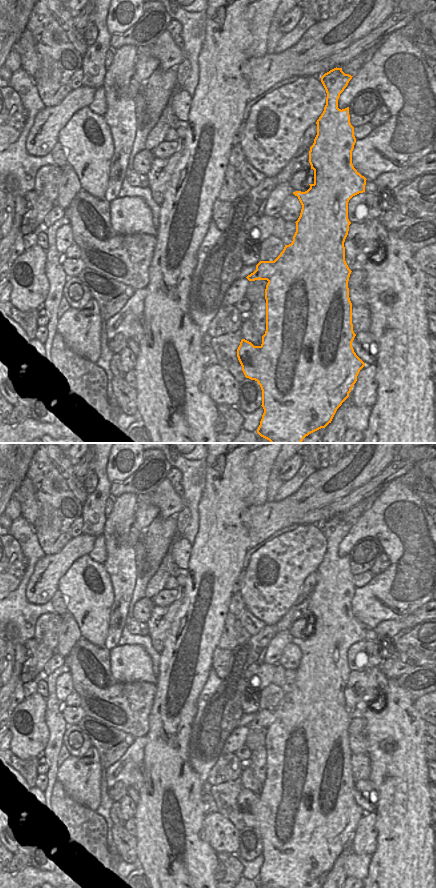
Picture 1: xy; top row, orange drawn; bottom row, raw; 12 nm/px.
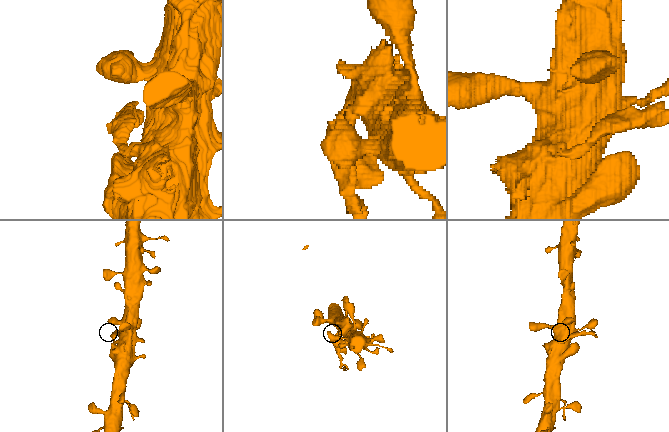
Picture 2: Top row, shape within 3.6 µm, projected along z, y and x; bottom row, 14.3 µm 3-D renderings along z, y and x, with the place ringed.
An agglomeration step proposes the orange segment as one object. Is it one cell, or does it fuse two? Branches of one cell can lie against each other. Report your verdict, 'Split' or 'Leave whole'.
Split.

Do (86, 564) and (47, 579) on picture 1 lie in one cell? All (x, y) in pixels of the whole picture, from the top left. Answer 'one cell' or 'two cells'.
two cells

